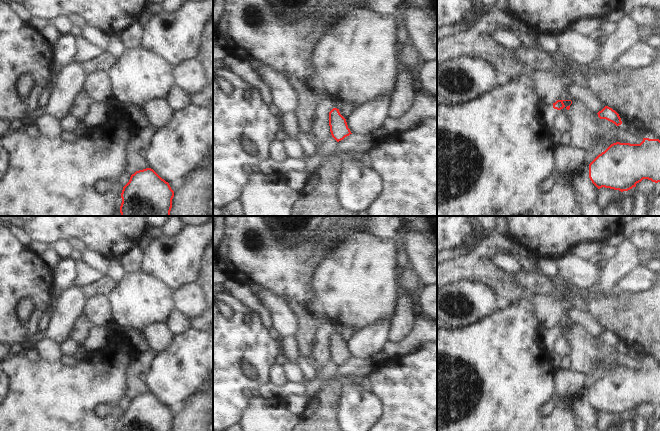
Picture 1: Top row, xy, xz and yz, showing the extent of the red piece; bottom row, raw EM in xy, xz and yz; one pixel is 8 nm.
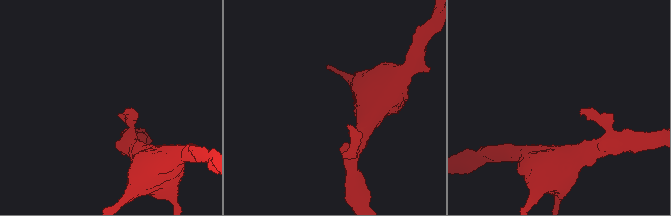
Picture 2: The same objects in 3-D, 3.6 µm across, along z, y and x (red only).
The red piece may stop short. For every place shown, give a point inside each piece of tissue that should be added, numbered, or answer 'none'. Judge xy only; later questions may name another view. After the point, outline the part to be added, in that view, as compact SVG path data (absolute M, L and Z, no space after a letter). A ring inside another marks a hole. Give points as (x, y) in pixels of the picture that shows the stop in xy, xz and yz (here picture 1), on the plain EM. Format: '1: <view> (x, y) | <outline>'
none

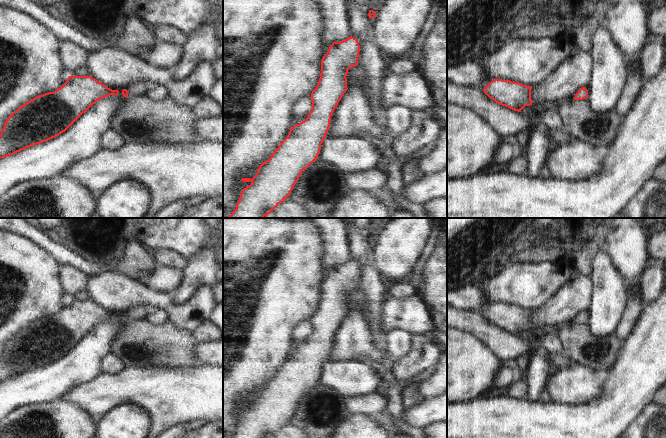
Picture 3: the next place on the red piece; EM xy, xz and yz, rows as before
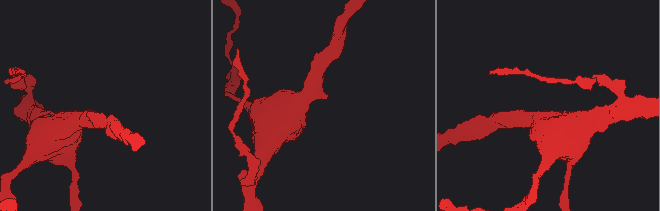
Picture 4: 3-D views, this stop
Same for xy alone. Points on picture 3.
1: xy (136, 313) | M136 306L133 308L130 308L125 311L125 313L129 316L128 321L124 321L124 323L128 324L133 321L137 320L145 320L147 314L148 314L148 309L145 306Z

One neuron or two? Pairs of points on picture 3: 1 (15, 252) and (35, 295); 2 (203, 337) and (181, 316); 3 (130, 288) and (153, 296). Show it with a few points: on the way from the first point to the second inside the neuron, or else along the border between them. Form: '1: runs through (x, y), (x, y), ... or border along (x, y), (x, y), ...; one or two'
1: runs through (15, 263), (24, 273), (27, 284); one
2: border along (208, 320), (203, 321), (192, 333); two
3: runs through (136, 293), (147, 296); one

